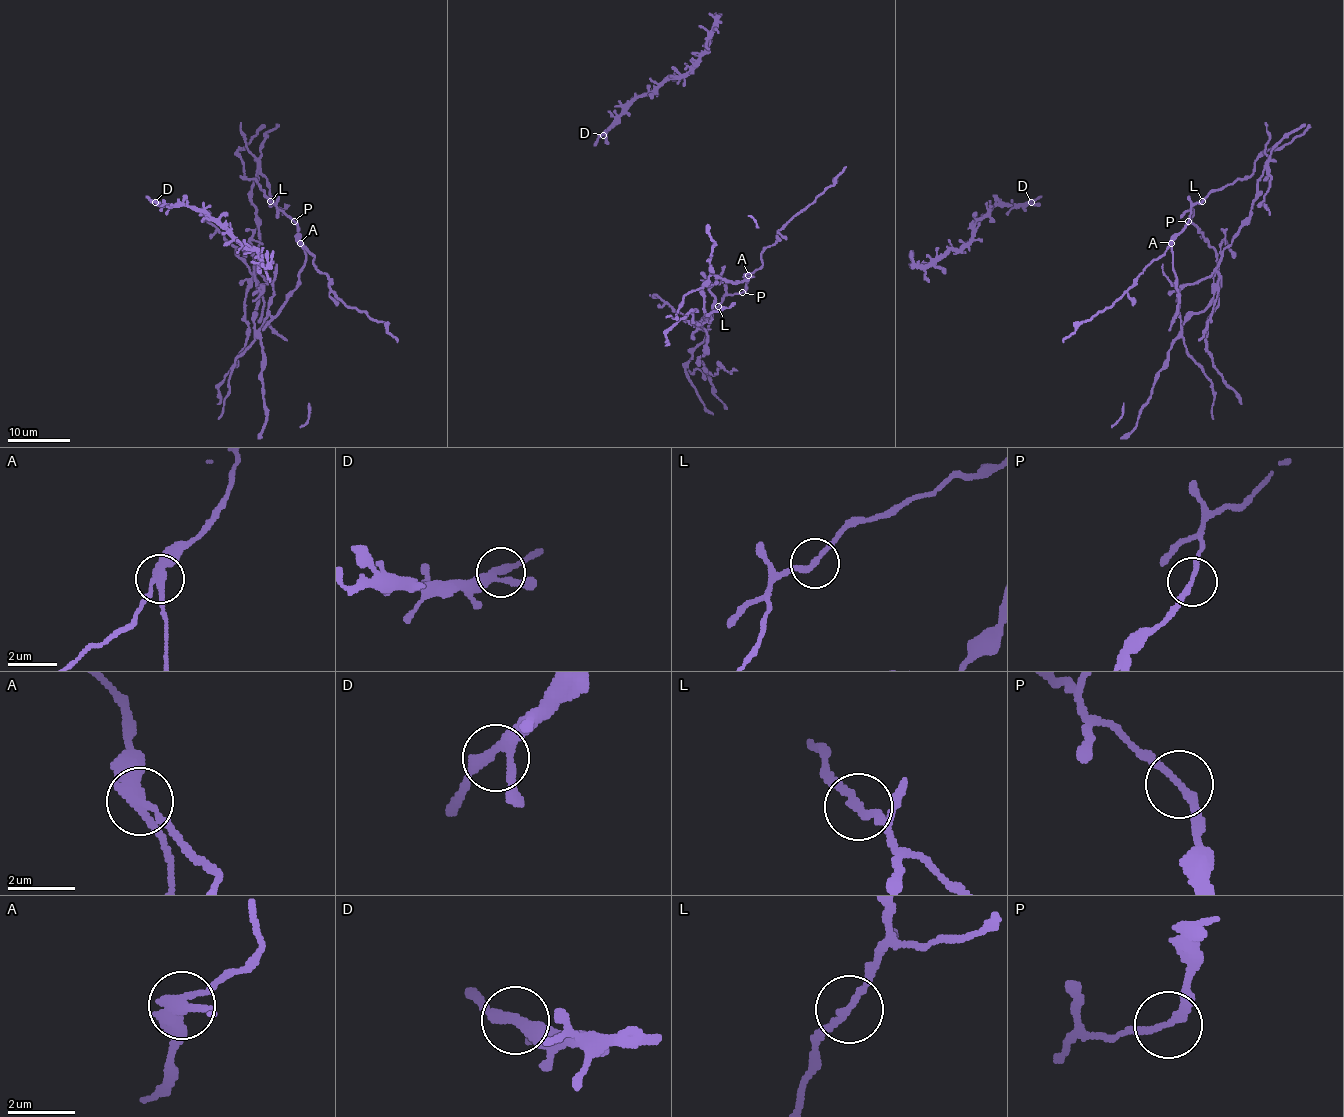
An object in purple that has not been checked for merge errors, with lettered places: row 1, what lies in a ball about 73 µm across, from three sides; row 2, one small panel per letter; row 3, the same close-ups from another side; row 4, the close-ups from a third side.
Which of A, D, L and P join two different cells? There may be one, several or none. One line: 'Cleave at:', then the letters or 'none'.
Cleave at: A, L

